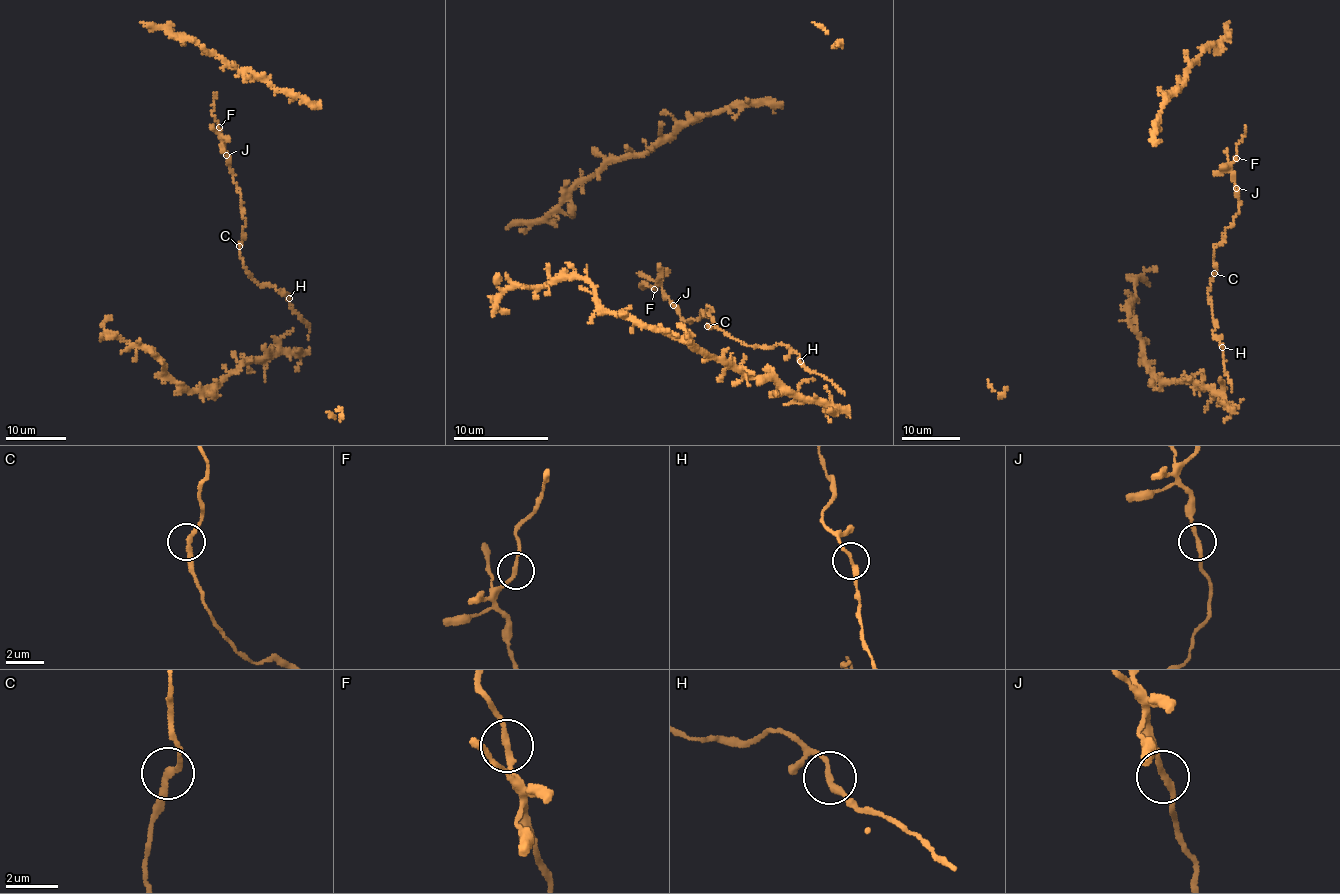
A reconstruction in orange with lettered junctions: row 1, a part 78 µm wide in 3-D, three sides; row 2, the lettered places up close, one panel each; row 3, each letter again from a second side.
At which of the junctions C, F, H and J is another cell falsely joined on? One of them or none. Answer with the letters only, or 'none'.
none

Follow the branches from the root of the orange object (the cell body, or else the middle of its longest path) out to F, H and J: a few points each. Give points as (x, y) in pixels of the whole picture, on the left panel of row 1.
F: (244, 264), (240, 246), (245, 225), (242, 201), (219, 127)
H: (244, 264), (247, 273), (257, 283), (273, 285), (289, 298)
J: (244, 264), (240, 245), (245, 218), (239, 190), (226, 155)

